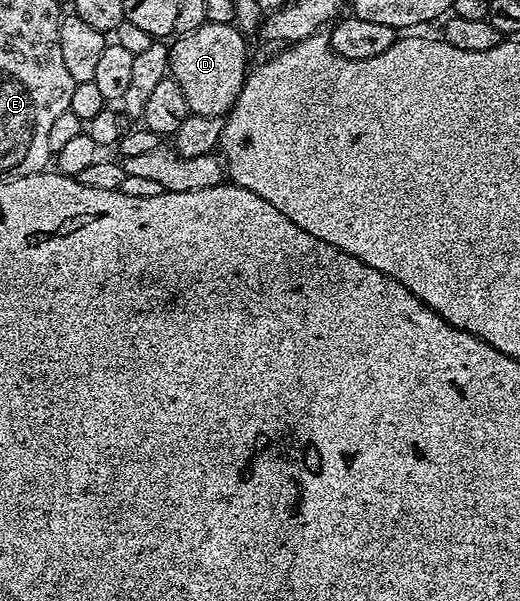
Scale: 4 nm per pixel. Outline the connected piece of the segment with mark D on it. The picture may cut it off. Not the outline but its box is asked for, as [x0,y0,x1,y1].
[169,23,248,117]

